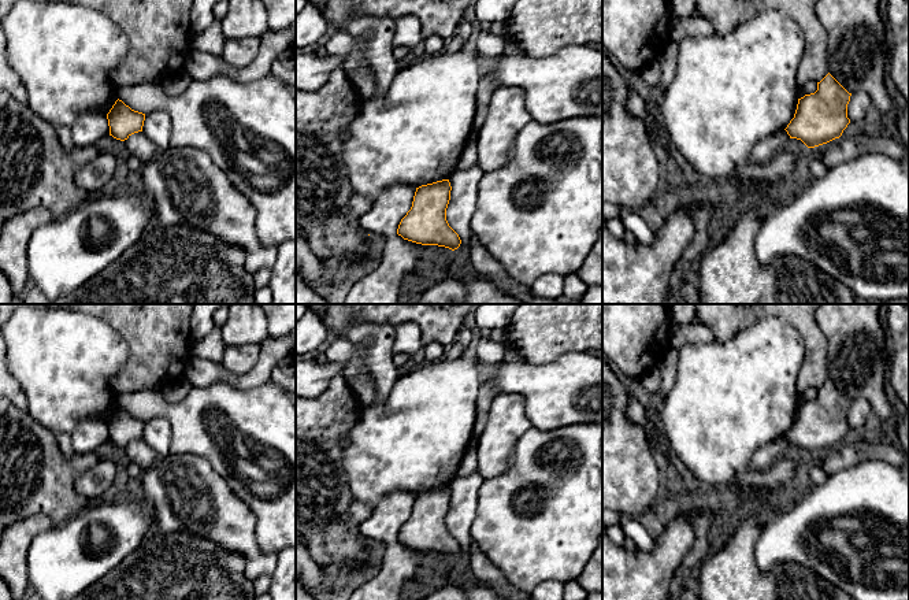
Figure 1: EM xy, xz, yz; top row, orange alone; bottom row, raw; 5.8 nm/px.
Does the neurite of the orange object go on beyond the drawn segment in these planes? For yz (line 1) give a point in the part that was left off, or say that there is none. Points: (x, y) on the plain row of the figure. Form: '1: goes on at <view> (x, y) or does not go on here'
1: does not go on here

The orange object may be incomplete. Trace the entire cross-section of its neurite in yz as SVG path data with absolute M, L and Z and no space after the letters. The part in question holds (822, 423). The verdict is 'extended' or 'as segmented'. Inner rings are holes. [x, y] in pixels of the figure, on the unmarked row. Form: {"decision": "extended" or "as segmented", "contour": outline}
{"decision": "as segmented", "contour": "M830 379L817 389L817 397L798 405L794 425L784 436L790 445L815 455L839 445L850 430L849 400Z"}

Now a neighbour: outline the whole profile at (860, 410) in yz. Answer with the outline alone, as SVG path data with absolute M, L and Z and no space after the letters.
M865 399L852 400L847 411L847 425L850 429L862 429L871 412L872 410Z

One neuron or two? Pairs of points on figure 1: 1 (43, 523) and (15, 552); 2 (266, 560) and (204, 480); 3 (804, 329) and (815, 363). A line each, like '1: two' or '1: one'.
1: one
2: one
3: one

